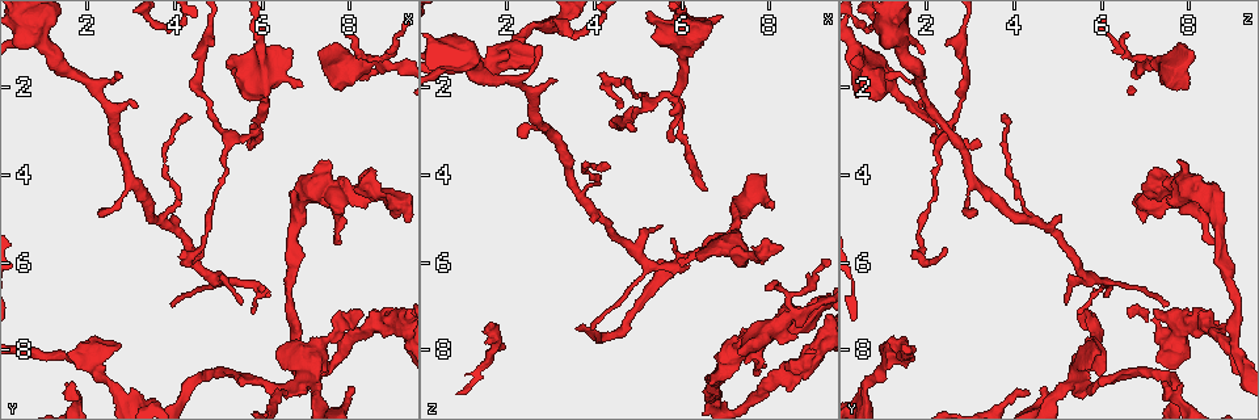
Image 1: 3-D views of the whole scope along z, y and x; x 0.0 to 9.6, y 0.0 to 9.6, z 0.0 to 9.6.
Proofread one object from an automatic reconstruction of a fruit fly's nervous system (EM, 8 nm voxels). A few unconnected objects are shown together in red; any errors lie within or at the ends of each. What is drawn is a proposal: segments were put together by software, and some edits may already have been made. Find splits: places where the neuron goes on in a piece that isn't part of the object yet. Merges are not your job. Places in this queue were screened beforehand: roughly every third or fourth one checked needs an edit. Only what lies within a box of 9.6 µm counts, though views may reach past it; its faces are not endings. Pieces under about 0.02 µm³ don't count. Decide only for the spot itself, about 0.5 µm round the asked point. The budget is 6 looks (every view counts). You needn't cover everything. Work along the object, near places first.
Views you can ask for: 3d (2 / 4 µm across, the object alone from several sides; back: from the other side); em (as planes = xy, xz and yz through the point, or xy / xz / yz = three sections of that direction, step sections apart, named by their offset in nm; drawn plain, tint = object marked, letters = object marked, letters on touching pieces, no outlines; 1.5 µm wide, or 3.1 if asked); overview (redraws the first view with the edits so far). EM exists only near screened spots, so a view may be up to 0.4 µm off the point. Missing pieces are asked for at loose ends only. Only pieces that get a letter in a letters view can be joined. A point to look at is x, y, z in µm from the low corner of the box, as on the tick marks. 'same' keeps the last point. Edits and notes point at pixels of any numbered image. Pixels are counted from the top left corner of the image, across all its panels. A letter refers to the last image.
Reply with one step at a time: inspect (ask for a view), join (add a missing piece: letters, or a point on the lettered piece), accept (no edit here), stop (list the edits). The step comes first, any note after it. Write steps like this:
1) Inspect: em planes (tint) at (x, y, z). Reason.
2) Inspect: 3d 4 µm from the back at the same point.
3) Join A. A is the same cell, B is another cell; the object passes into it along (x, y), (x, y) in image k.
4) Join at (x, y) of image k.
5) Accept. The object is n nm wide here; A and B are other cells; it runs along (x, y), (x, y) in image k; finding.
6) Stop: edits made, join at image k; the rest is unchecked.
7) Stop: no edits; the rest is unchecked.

Inspect: 3d 4 µm from the back at (3.95, 6.95, 7.45). Thin end.

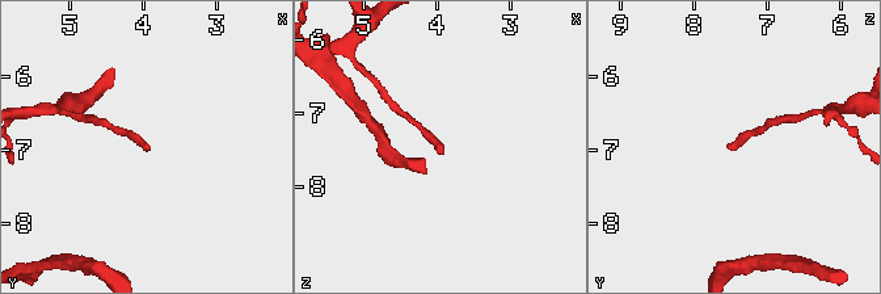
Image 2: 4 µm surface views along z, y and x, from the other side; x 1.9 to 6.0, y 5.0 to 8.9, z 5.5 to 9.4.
Inspect: em planes (plain) at (3.95, 7.00, 7.50).

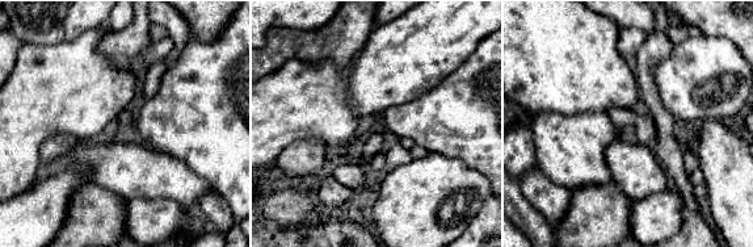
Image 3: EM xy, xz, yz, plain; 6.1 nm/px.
Inspect: em planes (letters) at the same point.

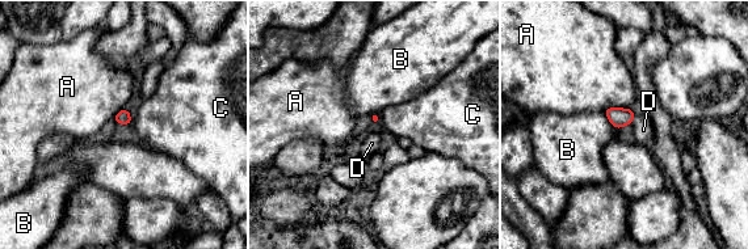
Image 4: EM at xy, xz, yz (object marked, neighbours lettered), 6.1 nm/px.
Join D. The longest contact is with A, 180 nm; D is the same cell, A, B and C are other cells; it goes on there.

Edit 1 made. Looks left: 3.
Inspect: em xy step 4 (letters) at (3.15, 2.45, 1.90). Thin end.

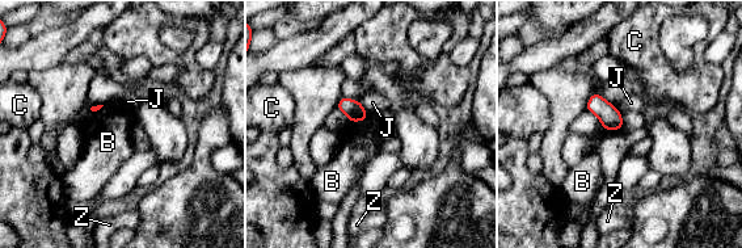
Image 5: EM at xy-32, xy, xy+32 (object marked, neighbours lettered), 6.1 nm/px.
Accept. The object is 110 nm wide here; the longest contact is with B, 120 nm; B, C, J and Z are other cells; no lettered piece goes on from it.

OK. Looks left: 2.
Stop: edits made, join at image 4; the rest is unchecked.

